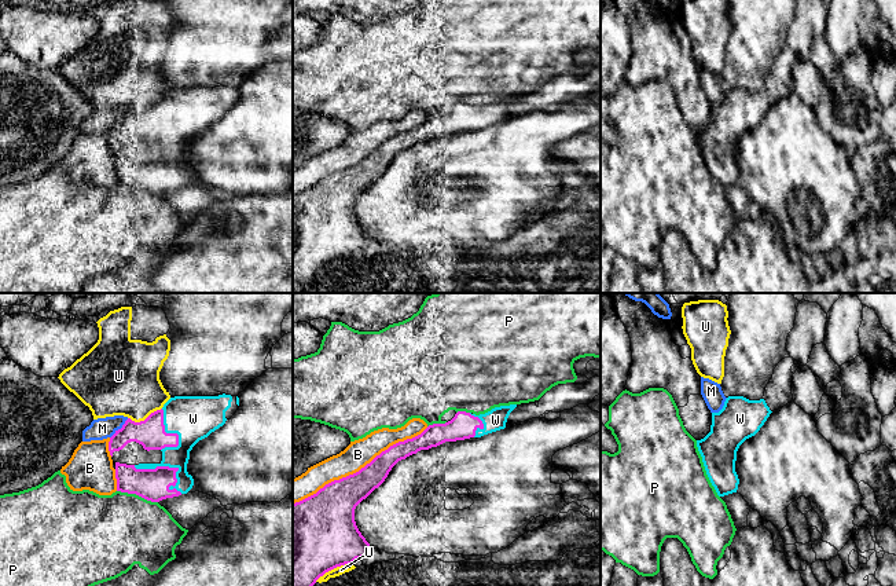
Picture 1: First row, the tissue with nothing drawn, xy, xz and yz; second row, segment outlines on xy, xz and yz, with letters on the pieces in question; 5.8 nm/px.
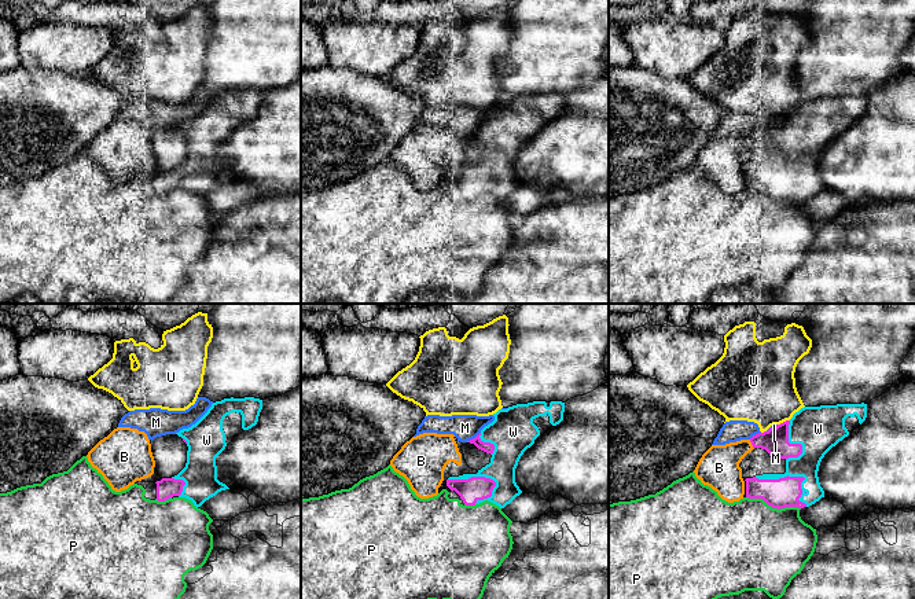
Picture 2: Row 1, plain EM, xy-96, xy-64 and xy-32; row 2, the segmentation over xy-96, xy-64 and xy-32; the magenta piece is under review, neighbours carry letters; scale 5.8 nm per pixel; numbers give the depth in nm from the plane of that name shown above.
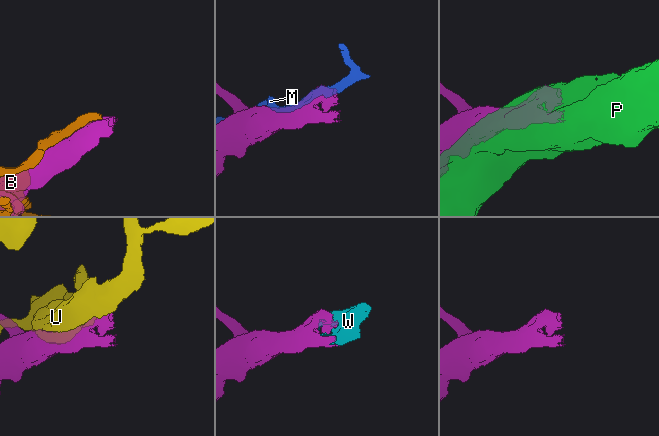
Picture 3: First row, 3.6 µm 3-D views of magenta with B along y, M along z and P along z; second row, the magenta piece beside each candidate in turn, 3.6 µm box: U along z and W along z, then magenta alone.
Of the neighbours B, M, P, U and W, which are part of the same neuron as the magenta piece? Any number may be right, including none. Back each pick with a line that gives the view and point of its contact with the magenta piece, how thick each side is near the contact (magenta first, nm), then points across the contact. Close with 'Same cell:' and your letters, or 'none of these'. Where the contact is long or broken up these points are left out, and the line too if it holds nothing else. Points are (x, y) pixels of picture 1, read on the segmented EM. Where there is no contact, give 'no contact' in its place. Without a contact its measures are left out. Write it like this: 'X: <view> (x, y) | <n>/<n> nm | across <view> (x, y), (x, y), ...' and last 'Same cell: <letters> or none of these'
W: xy (168, 467) | 190/150 nm
Same cell: W

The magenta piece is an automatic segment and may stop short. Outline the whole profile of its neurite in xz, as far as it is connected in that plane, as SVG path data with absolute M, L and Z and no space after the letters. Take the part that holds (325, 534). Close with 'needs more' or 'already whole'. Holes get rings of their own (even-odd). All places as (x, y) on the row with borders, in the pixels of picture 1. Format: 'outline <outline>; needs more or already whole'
outline M500 406L480 415L458 411L451 421L429 425L421 435L390 446L359 472L293 503L293 586L313 586L326 572L352 564L371 550L356 525L355 509L399 461L445 442L504 429L515 407Z; needs more

